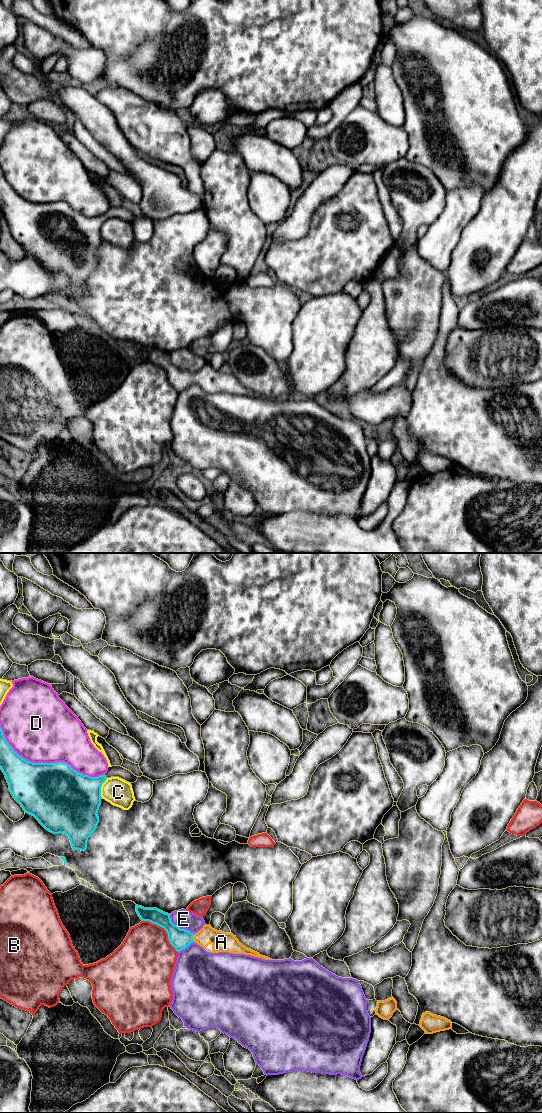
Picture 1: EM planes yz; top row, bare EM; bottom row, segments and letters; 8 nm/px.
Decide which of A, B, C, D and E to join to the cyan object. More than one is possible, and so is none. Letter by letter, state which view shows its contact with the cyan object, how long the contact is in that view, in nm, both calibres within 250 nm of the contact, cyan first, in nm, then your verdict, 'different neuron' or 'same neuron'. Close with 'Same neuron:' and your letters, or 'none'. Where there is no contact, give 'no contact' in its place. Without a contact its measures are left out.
A: yz | 60 nm | 160/160 nm | same neuron
B: yz | 380 nm | 160/420 nm | different neuron
C: yz | 170 nm | 440/220 nm | different neuron
D: yz | 900 nm | 500/500 nm | different neuron
E: yz | 260 nm | 160/150 nm | different neuron
Same neuron: A

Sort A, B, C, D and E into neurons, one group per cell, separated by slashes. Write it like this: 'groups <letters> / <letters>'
groups A / B / C / D / E

